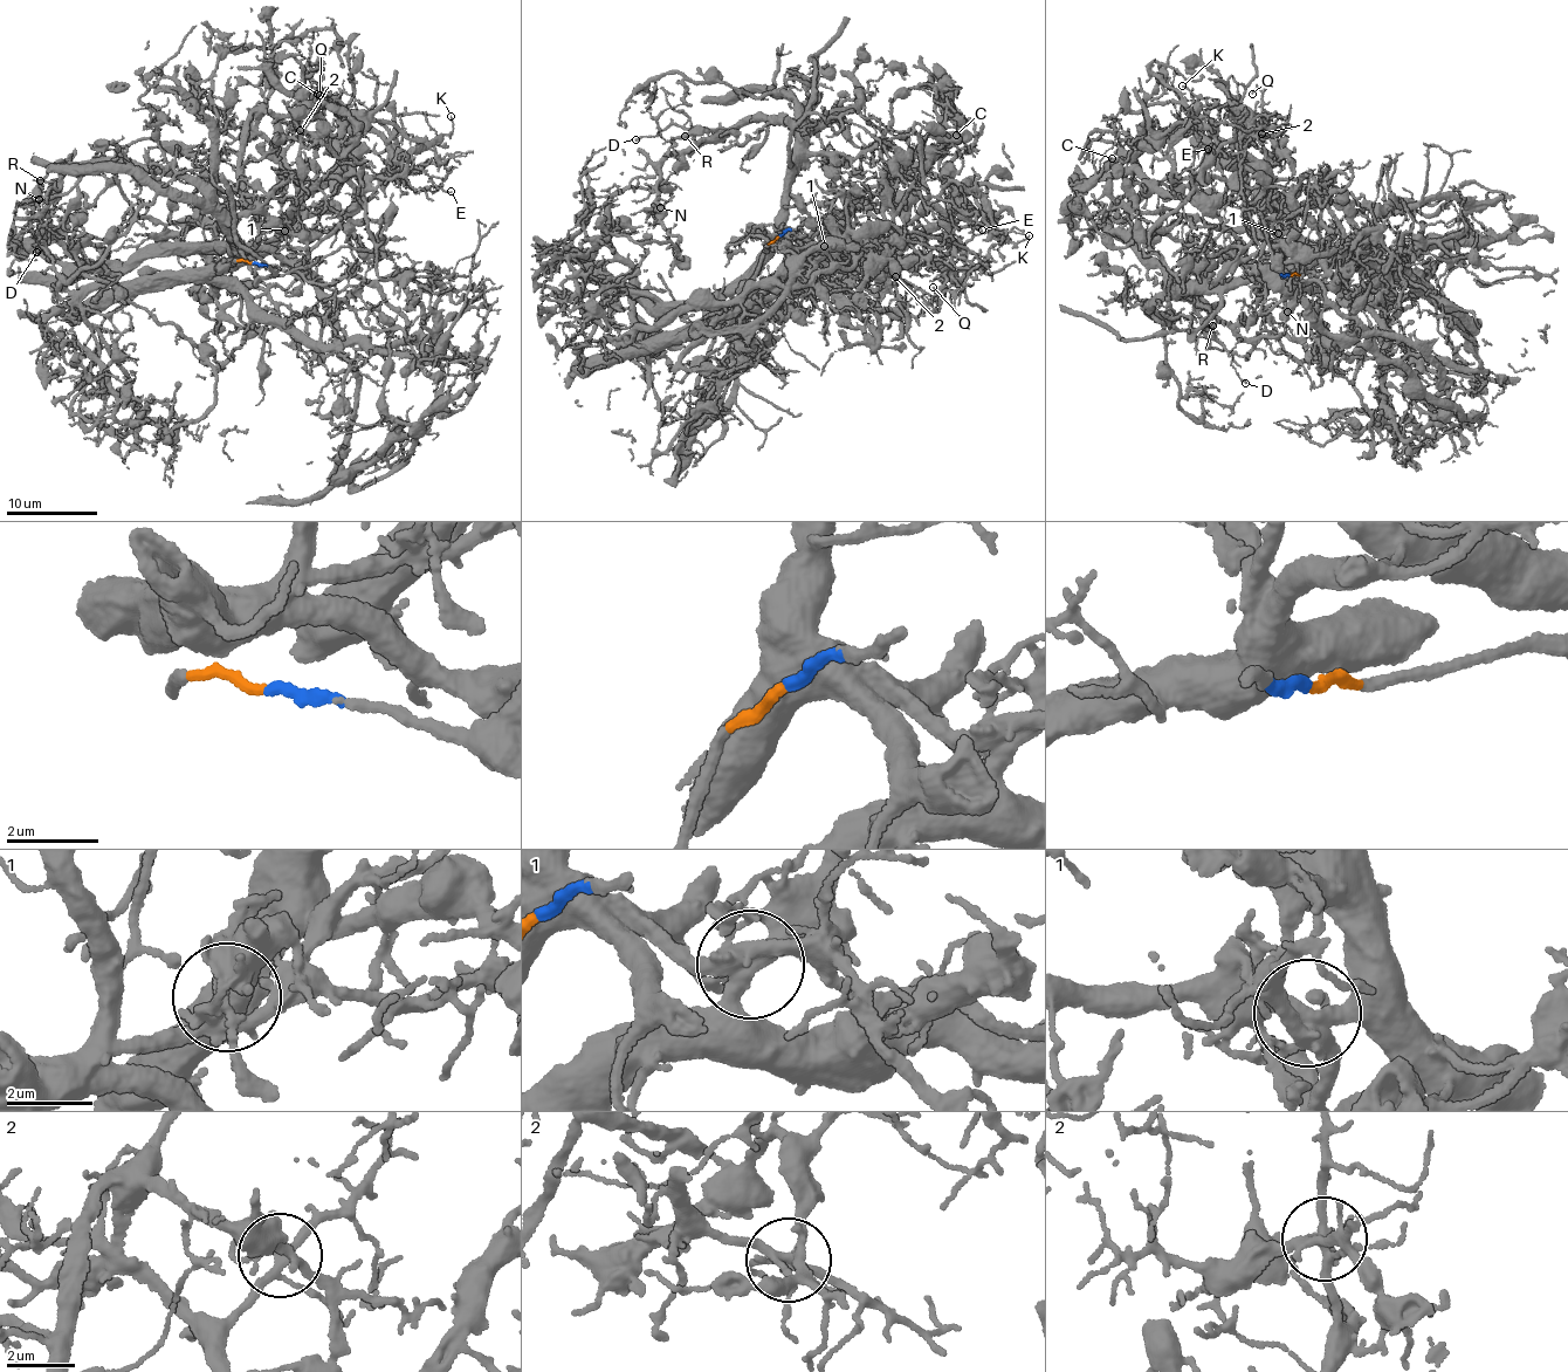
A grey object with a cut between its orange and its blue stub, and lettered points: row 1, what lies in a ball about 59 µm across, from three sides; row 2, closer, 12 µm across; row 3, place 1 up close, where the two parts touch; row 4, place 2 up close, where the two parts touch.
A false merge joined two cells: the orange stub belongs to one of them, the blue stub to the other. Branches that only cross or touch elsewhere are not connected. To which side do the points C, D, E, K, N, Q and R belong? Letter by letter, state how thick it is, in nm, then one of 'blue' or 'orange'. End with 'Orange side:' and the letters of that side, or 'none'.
C: calibre 140 nm; orange
D: calibre 130 nm; blue
E: calibre 100 nm; blue
K: calibre 110 nm; orange
N: calibre 150 nm; blue
Q: calibre 130 nm; orange
R: calibre 150 nm; blue
Orange side: C, K, Q

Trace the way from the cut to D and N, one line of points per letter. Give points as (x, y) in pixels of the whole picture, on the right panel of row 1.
D: (1290, 273), (1219, 254), (1197, 262), (1198, 279), (1170, 276), (1245, 383)
N: (1290, 273), (1219, 254), (1197, 262), (1198, 279), (1170, 276), (1175, 290), (1250, 338), (1264, 310), (1287, 311)

